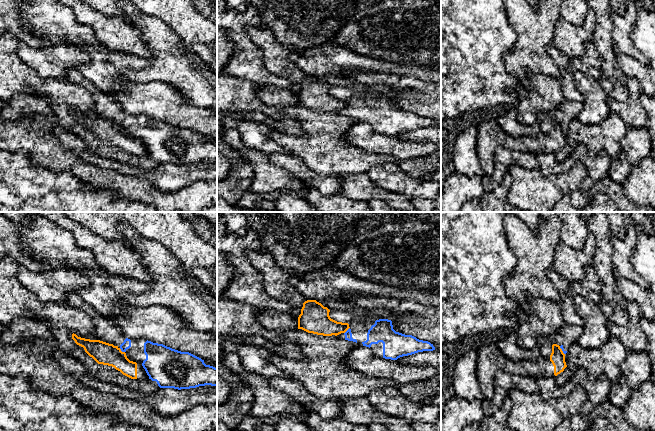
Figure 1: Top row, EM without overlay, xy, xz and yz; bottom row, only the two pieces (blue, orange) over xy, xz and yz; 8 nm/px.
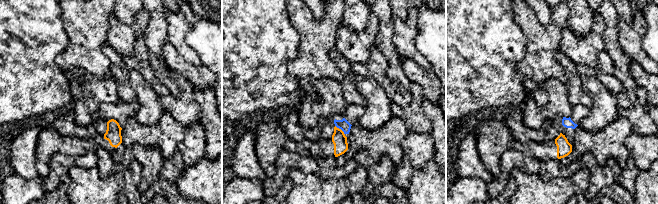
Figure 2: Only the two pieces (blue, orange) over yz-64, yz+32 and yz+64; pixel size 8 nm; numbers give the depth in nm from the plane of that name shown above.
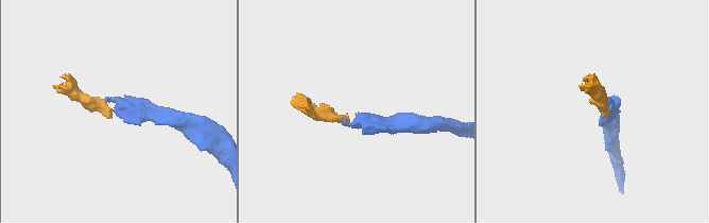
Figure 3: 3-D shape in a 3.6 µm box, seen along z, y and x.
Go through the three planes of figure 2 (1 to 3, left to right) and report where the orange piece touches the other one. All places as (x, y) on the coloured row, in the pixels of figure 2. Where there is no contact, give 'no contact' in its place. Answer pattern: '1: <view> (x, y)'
1: no contact
2: yz+32 (340, 128)
3: no contact

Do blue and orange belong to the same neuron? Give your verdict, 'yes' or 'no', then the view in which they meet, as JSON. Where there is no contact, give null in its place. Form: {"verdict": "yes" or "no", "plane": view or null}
{"verdict": "no", "plane": "xy"}

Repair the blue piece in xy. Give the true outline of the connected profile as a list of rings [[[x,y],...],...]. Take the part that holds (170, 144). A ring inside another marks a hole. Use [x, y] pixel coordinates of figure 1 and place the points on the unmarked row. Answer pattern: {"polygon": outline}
{"polygon": [[[126,114],[120,125],[126,129],[130,137],[141,139],[149,155],[156,157],[160,164],[181,166],[205,161],[217,162],[217,144],[206,141],[204,136],[189,128],[181,128],[145,114],[138,116]]]}

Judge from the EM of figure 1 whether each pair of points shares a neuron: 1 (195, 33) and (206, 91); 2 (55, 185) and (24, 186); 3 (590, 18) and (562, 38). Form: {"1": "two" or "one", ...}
{"1": "two", "2": "one", "3": "one"}

